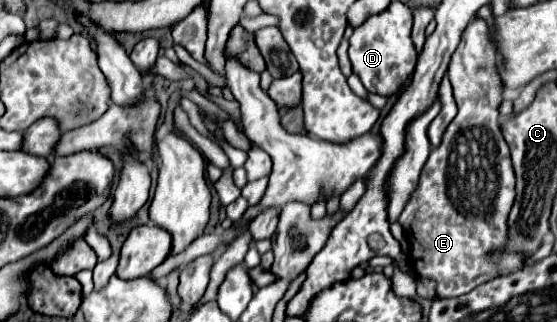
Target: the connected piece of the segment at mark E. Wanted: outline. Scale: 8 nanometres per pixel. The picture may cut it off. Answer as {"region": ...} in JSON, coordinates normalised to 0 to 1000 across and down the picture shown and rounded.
{"region":[[[847,53],[829,102],[826,140],[815,158],[804,239],[815,276],[815,314],[822,326],[822,357],[797,407],[790,457],[776,463],[750,581],[725,637],[715,693],[732,711],[736,748],[736,823],[750,860],[768,860],[786,879],[786,922],[822,922],[844,910],[851,891],[883,873],[901,854],[916,854],[944,823],[937,786],[912,786],[905,767],[912,755],[912,661],[923,630],[923,531],[916,500],[916,463],[901,425],[894,388],[894,326],[901,314],[901,258],[890,227],[887,146],[880,134],[876,78],[862,53]]]}

